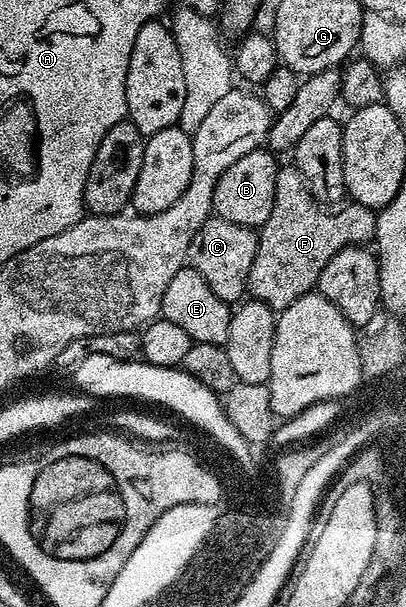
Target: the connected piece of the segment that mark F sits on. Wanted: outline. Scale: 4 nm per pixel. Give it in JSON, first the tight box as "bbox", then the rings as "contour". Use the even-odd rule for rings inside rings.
{"bbox":[247,166,377,313],"contour":[[[281,166],[274,185],[274,209],[258,231],[258,249],[254,253],[254,265],[250,265],[247,294],[277,313],[294,305],[298,297],[309,294],[315,288],[318,277],[322,269],[326,269],[326,261],[330,261],[330,257],[347,247],[368,245],[375,240],[376,216],[377,212],[373,208],[364,207],[360,203],[349,202],[336,210],[321,205],[310,193],[302,173],[297,171],[295,166]]]}

